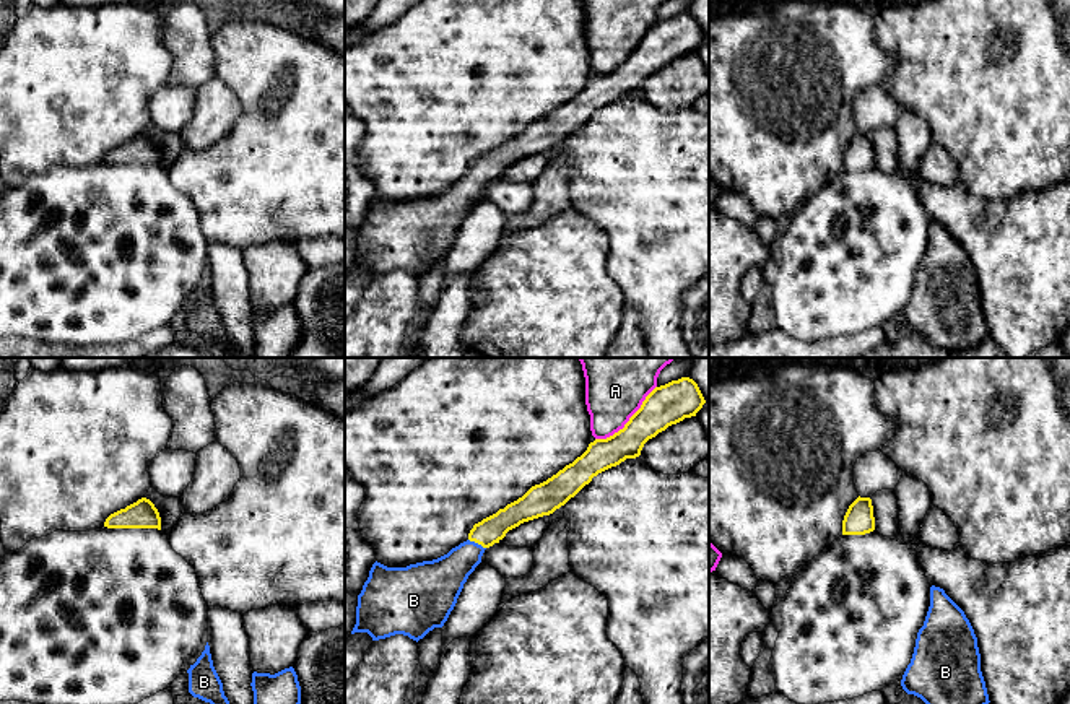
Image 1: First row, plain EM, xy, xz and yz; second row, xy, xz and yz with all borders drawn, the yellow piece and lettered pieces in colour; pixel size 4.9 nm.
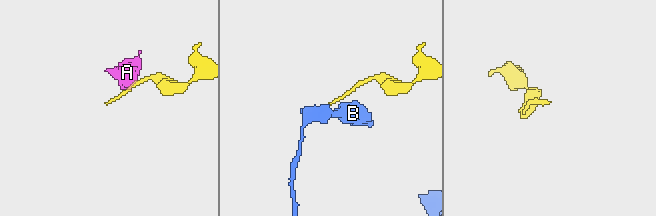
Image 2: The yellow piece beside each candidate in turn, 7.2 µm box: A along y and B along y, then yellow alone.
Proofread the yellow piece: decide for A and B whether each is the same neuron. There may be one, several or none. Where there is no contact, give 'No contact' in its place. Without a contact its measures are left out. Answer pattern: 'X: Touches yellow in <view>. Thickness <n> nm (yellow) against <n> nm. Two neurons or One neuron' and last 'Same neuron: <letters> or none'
A: Touches yellow in xz. Thickness 200 nm (yellow) against 280 nm. Two neurons
B: Touches yellow in xz. Thickness 140 nm (yellow) against 220 nm. One neuron
Same neuron: B

